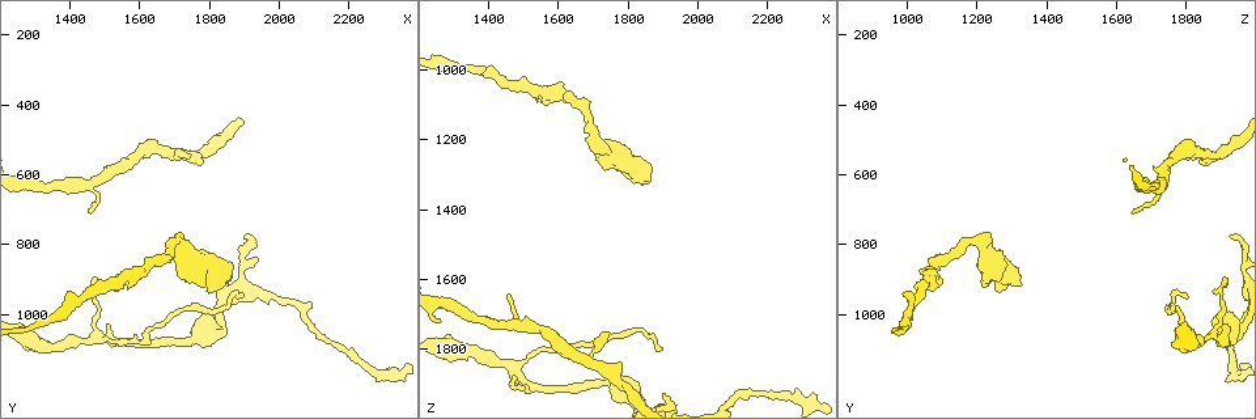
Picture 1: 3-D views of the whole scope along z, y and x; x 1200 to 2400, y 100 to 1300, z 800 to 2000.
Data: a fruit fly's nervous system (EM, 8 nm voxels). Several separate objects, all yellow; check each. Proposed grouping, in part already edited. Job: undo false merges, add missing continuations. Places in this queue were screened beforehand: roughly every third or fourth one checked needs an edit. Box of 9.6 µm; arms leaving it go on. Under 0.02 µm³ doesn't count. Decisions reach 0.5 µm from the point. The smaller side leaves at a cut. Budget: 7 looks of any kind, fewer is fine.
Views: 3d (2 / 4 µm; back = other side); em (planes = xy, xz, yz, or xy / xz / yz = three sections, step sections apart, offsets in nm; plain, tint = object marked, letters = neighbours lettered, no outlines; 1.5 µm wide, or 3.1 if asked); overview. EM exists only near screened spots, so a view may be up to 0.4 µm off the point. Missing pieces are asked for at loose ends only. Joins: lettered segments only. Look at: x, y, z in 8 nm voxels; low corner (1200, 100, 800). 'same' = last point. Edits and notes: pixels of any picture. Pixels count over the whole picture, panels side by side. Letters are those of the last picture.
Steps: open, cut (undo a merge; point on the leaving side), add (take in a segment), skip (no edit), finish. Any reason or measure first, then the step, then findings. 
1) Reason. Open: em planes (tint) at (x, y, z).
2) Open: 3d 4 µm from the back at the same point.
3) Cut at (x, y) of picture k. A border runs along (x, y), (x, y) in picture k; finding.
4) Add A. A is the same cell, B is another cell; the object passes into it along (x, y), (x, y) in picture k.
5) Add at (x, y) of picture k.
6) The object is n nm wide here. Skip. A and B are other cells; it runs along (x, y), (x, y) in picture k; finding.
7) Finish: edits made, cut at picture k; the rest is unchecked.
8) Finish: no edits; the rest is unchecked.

Thick turns thin. Open: em xy step 8 (tint) at (1740, 1080, 1900).

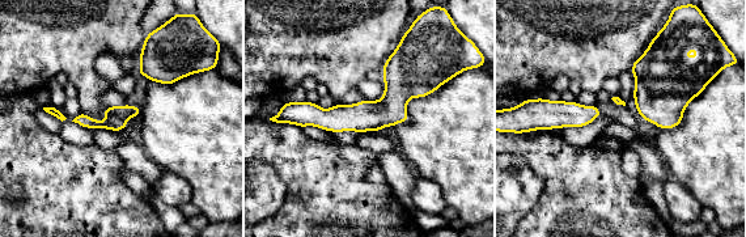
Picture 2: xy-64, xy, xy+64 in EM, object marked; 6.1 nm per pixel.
Cut it another way. Open: em planes (letters) at the same point.

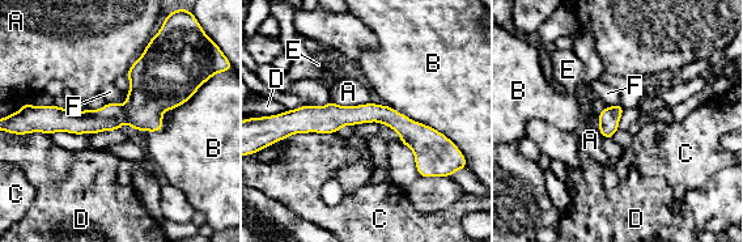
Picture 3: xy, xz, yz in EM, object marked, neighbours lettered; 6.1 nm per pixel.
Skip. A, B, C, D, E and F are other cells; a border runs along (331, 100), (345, 106), (369, 102) in picture 3; continuous, no second neuron.

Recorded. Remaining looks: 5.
An open end. Open: em xy step 4 (tint) at (1740, 540, 1750).

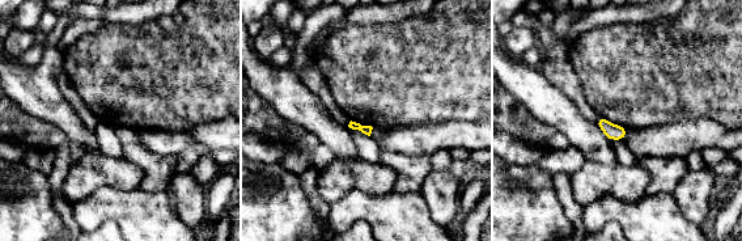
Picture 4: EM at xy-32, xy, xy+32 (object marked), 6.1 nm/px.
Cut it another way. Open: em yz step 4 (letters) at the same point.

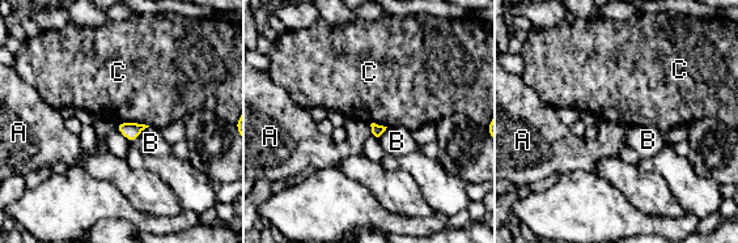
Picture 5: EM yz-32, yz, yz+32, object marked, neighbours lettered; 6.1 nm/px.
Skip. A, B and C are other cells; none of them fits.

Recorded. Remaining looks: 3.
An open end. Open: em planes (letters) at (1900, 780, 1930).

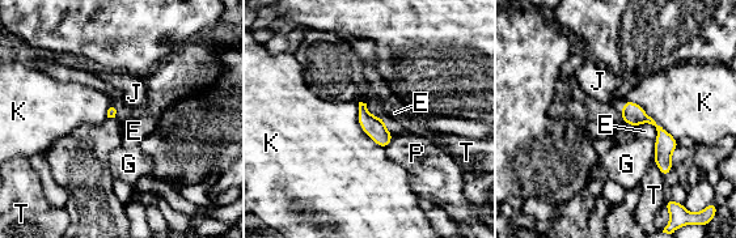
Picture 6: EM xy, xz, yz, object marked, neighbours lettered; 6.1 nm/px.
Skip. E, G, J, K, P and T are other cells; a border runs along (626, 98), (638, 103), (676, 140) in picture 6; none of them fits.

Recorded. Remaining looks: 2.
Finish: no edits; the rest is unchecked.

